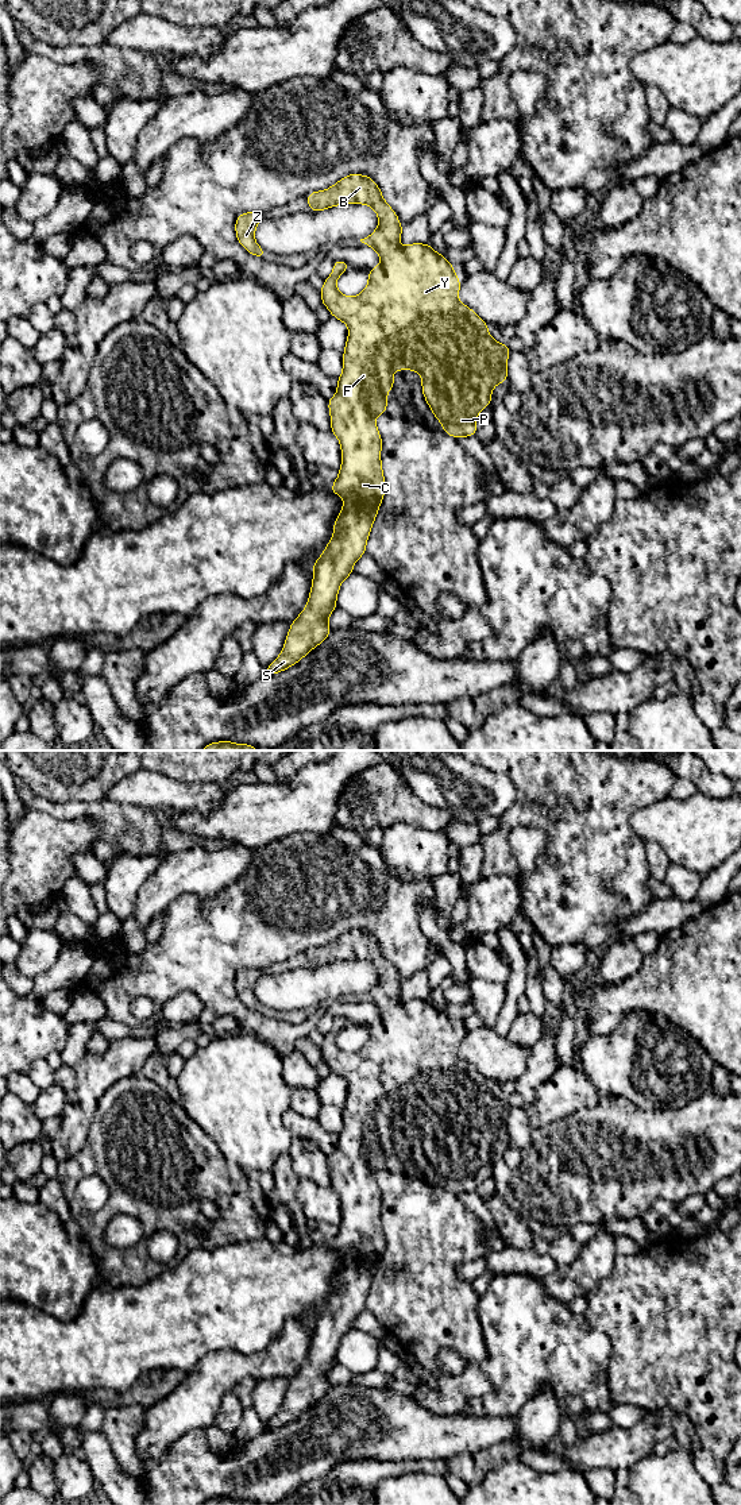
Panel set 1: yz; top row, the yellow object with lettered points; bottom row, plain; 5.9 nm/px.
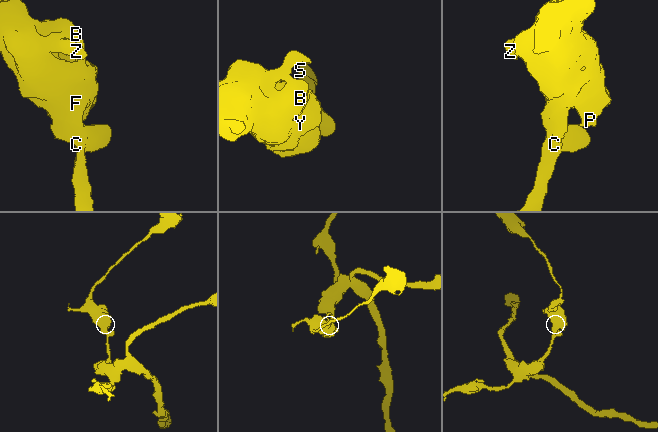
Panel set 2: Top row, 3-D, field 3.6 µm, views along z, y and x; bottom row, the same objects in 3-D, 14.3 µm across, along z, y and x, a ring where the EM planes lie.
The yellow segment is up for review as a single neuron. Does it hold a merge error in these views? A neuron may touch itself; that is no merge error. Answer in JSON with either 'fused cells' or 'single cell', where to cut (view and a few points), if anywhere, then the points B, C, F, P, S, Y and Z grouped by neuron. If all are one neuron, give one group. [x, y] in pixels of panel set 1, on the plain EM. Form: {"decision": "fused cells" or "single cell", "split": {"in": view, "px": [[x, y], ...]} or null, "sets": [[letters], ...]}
{"decision": "single cell", "split": null, "sets": [["B", "C", "F", "P", "S", "Y", "Z"]]}

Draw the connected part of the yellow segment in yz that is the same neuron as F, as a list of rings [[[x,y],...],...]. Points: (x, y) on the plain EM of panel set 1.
[[[358,929],[350,930],[327,946],[309,949],[306,954],[309,965],[316,968],[343,960],[370,961],[378,970],[379,983],[360,997],[374,1004],[382,1019],[368,1026],[366,1045],[356,1053],[348,1053],[339,1049],[336,1037],[351,1022],[344,1016],[335,1016],[332,1030],[324,1035],[320,1047],[321,1058],[328,1064],[331,1072],[341,1076],[350,1084],[343,1111],[343,1128],[337,1134],[337,1149],[328,1155],[331,1188],[340,1197],[343,1215],[339,1232],[331,1242],[331,1247],[341,1251],[344,1261],[333,1280],[333,1293],[313,1320],[313,1338],[306,1363],[290,1379],[281,1411],[265,1424],[265,1429],[269,1431],[290,1424],[328,1393],[332,1388],[328,1382],[328,1371],[337,1363],[336,1352],[340,1340],[354,1328],[355,1317],[366,1309],[366,1298],[386,1247],[381,1219],[382,1193],[374,1174],[377,1170],[386,1170],[387,1146],[397,1143],[393,1139],[393,1127],[416,1126],[421,1131],[422,1150],[431,1166],[437,1177],[443,1178],[443,1186],[448,1192],[459,1195],[476,1191],[475,1174],[483,1164],[491,1161],[493,1143],[507,1138],[506,1118],[510,1111],[510,1104],[505,1099],[497,1099],[490,1092],[487,1078],[459,1057],[458,1049],[462,1039],[455,1024],[443,1010],[437,1010],[428,999],[413,999],[406,1003],[398,1000],[404,984],[373,934]]]

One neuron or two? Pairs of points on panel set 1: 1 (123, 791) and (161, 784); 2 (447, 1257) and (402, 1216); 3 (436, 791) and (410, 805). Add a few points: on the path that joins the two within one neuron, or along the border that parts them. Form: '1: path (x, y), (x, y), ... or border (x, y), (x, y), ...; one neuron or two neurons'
1: path (132, 790), (151, 788); one neuron
2: path (436, 1246), (413, 1223); one neuron
3: border (401, 775), (417, 797), (433, 806), (451, 811); two neurons

